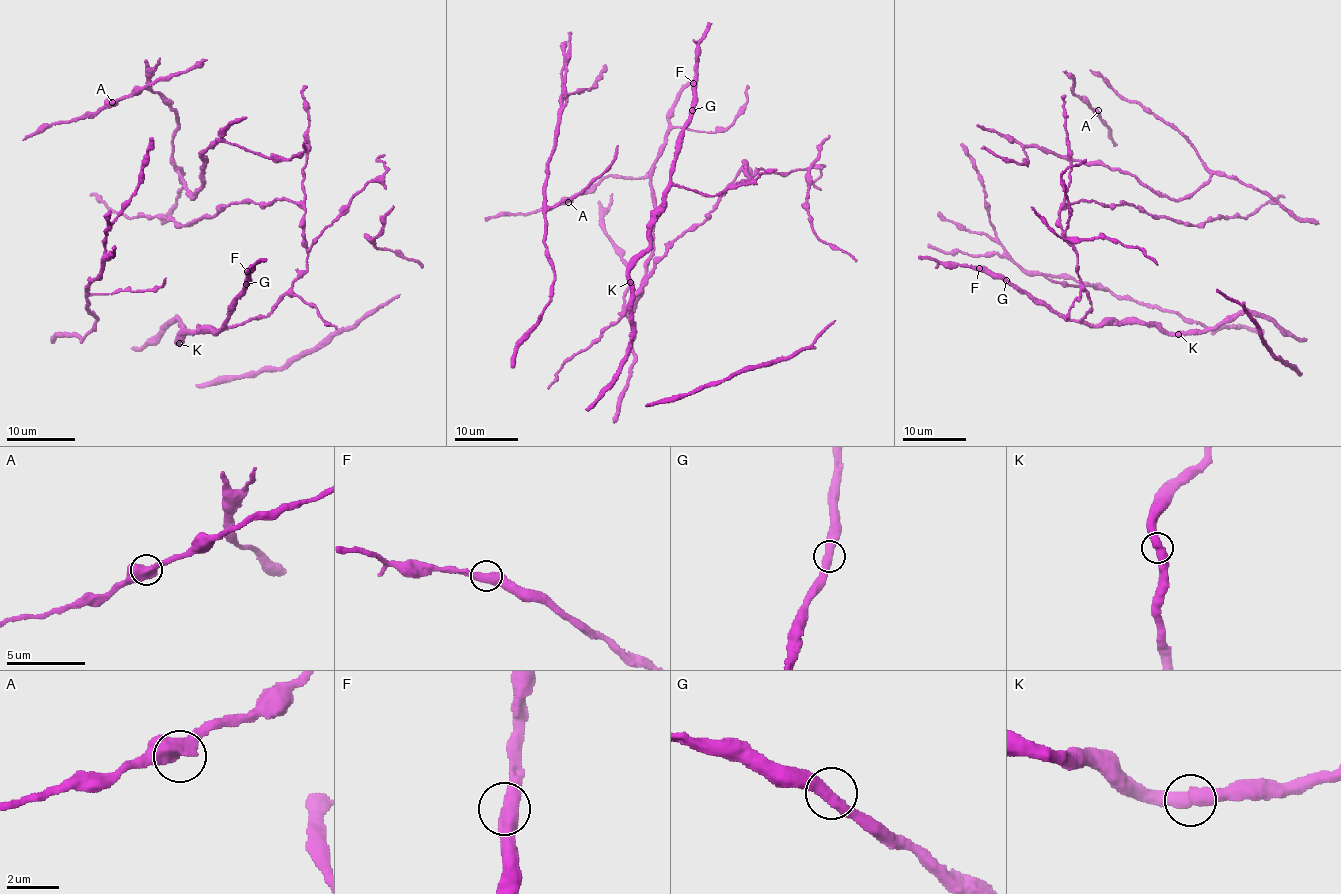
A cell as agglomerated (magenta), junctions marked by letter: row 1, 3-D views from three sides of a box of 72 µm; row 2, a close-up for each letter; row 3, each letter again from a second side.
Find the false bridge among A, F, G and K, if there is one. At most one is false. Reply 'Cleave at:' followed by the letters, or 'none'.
Cleave at: none

